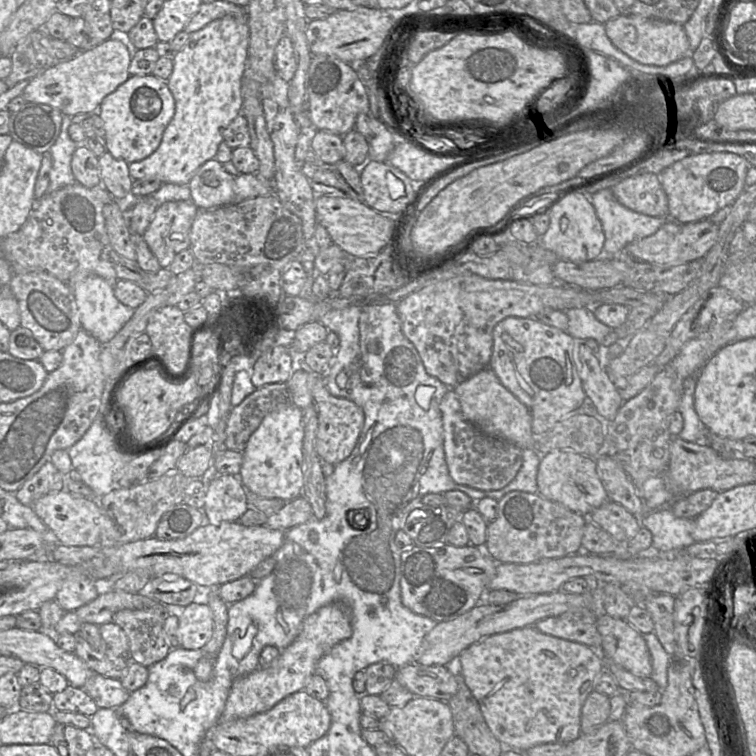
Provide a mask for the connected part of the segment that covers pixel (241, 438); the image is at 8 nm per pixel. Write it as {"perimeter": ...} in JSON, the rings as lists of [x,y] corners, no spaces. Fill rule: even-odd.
{"perimeter":[[[270,383],[256,388],[231,409],[226,422],[224,447],[243,452],[263,418],[284,404],[292,404],[287,383]]]}

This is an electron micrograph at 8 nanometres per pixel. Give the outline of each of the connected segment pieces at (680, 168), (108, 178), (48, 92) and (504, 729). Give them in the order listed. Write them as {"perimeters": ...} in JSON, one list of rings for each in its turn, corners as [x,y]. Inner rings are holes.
{"perimeters":[[[[727,152],[689,155],[658,174],[668,198],[668,217],[676,222],[690,223],[709,218],[731,205],[743,191],[750,166],[743,157]]],[[[107,151],[98,158],[98,161],[101,185],[115,200],[126,197],[131,192],[134,180],[129,174],[129,163],[114,158]]],[[[111,37],[103,43],[78,52],[71,59],[57,61],[34,77],[24,89],[26,102],[47,104],[63,115],[97,112],[103,99],[114,92],[129,77],[132,52],[123,37]]],[[[534,626],[517,628],[508,632],[488,636],[469,646],[459,657],[461,666],[460,676],[477,700],[488,727],[505,748],[522,752],[539,744],[569,743],[576,740],[581,734],[582,707],[588,695],[595,690],[594,684],[596,679],[604,671],[604,663],[599,650],[595,650],[582,643],[544,634]]]]}

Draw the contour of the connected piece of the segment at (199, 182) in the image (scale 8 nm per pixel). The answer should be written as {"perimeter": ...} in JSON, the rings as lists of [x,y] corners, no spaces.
{"perimeter":[[[215,159],[206,161],[191,178],[190,200],[198,209],[213,209],[233,203],[234,176]]]}

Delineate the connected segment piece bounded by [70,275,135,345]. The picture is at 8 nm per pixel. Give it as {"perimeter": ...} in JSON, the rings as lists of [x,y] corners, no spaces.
{"perimeter":[[[90,275],[70,287],[79,311],[81,328],[102,345],[110,341],[130,320],[135,309],[122,304],[114,295],[114,283]]]}

